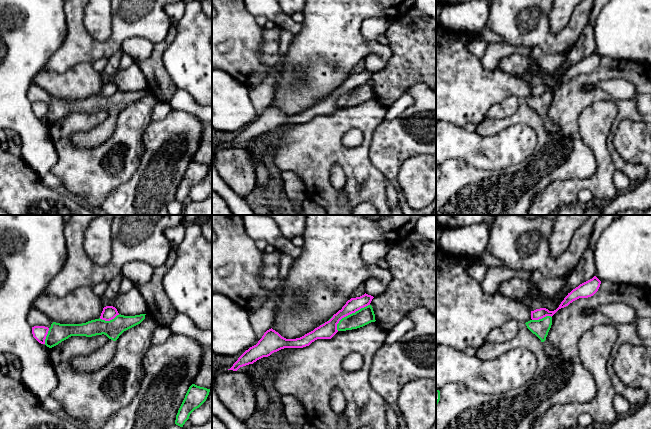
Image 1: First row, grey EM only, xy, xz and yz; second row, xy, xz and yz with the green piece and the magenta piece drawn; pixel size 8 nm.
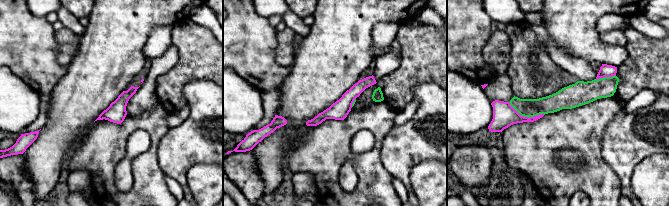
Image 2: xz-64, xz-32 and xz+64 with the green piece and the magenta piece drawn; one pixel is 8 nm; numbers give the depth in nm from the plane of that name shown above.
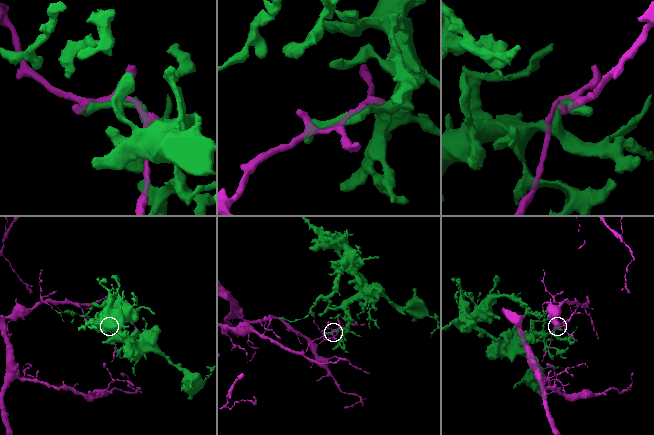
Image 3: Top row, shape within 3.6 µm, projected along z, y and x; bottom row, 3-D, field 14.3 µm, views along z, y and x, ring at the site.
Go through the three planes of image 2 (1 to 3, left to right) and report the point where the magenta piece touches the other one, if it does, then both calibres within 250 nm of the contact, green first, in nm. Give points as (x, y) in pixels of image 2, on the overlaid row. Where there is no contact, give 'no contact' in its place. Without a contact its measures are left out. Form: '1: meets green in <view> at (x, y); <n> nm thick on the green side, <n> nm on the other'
1: no contact
2: meets green in xz-32 at (353, 102); 20 nm thick on the green side, 150 nm on the other
3: meets green in xz+64 at (526, 116); 140 nm thick on the green side, 190 nm on the other

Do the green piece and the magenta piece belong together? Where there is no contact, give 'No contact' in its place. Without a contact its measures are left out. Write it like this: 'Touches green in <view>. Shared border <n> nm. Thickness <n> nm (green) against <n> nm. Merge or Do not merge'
Touches green in xz. Shared border 340 nm. Thickness 140 nm (green) against 130 nm. Merge

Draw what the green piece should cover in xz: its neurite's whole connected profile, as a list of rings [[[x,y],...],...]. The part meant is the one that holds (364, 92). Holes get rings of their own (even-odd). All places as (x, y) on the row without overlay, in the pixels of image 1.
[[[366,69],[360,73],[351,74],[327,98],[300,114],[286,115],[271,104],[264,109],[256,121],[246,126],[228,146],[237,147],[240,143],[253,140],[281,125],[303,124],[317,115],[331,115],[338,107],[357,105],[375,98],[375,90],[370,81],[373,74]]]

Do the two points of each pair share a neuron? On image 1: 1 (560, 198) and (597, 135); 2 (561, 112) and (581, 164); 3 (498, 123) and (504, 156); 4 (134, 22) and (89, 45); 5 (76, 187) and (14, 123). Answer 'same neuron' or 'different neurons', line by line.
1: same neuron
2: same neuron
3: different neurons
4: same neuron
5: different neurons

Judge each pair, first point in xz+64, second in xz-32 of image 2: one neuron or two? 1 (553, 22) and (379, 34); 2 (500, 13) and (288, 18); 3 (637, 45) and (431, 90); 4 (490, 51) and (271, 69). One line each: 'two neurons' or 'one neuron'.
1: two neurons
2: two neurons
3: two neurons
4: two neurons

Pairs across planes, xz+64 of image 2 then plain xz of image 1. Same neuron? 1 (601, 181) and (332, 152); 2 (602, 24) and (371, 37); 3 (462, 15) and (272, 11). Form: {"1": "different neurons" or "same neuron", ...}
{"1": "same neuron", "2": "same neuron", "3": "different neurons"}

